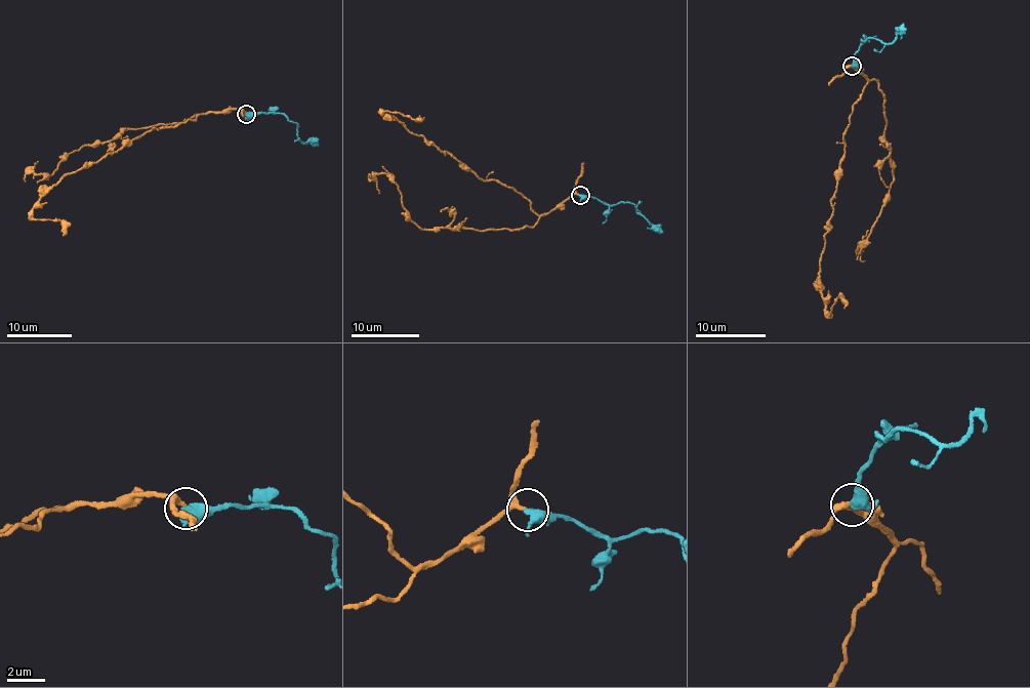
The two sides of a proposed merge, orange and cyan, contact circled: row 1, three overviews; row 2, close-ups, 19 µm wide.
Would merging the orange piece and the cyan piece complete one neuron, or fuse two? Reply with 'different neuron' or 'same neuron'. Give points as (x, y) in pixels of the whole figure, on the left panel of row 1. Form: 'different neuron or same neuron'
same neuron

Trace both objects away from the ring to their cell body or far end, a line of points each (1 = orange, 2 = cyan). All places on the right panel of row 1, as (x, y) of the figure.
1: (851, 65), (866, 83), (843, 138), (818, 284), (830, 314), (838, 296), (843, 309)
2: (851, 67), (863, 40), (892, 41), (904, 23)

